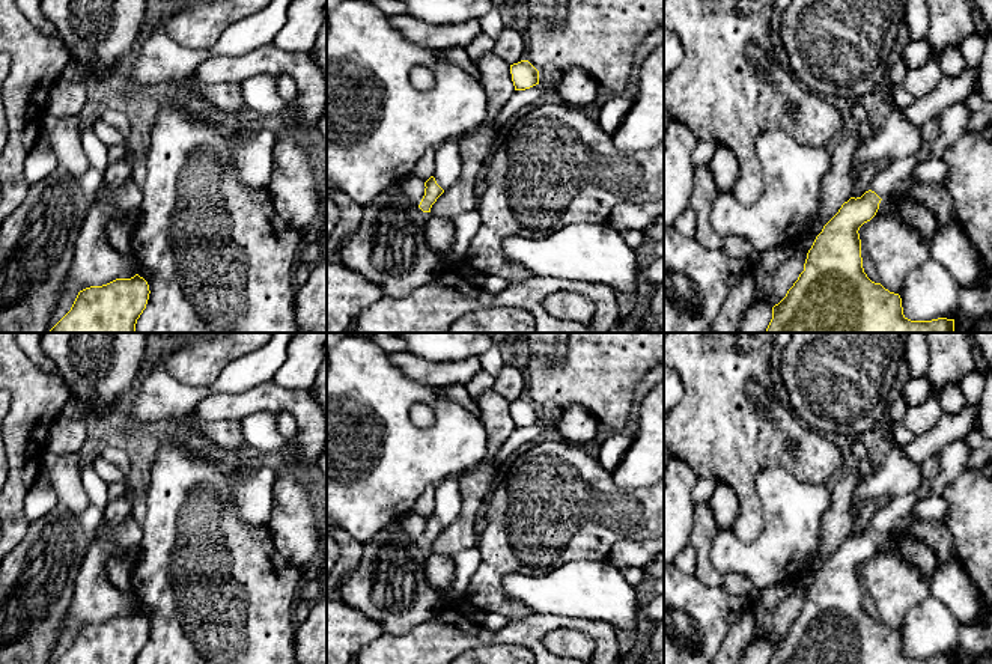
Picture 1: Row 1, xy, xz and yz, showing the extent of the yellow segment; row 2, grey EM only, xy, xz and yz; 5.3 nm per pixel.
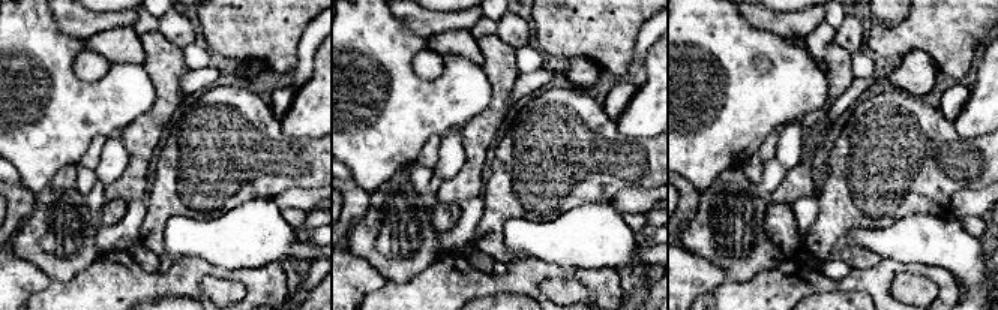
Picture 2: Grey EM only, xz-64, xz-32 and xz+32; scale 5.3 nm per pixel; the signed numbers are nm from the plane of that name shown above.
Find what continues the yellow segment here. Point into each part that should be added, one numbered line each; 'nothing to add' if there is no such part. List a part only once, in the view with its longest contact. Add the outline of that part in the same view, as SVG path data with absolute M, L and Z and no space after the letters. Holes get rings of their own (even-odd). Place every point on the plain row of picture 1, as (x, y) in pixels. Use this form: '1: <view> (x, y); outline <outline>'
1: yz (955, 455); outline M965 438L950 441L941 450L941 471L935 479L923 480L921 486L906 495L893 498L884 509L878 510L870 527L882 538L908 521L914 506L924 497L942 497L945 488L965 470L969 458L969 446Z

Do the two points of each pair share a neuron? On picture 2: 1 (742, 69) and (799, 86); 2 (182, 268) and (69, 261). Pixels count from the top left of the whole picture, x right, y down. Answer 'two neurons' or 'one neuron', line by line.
1: one neuron
2: two neurons

